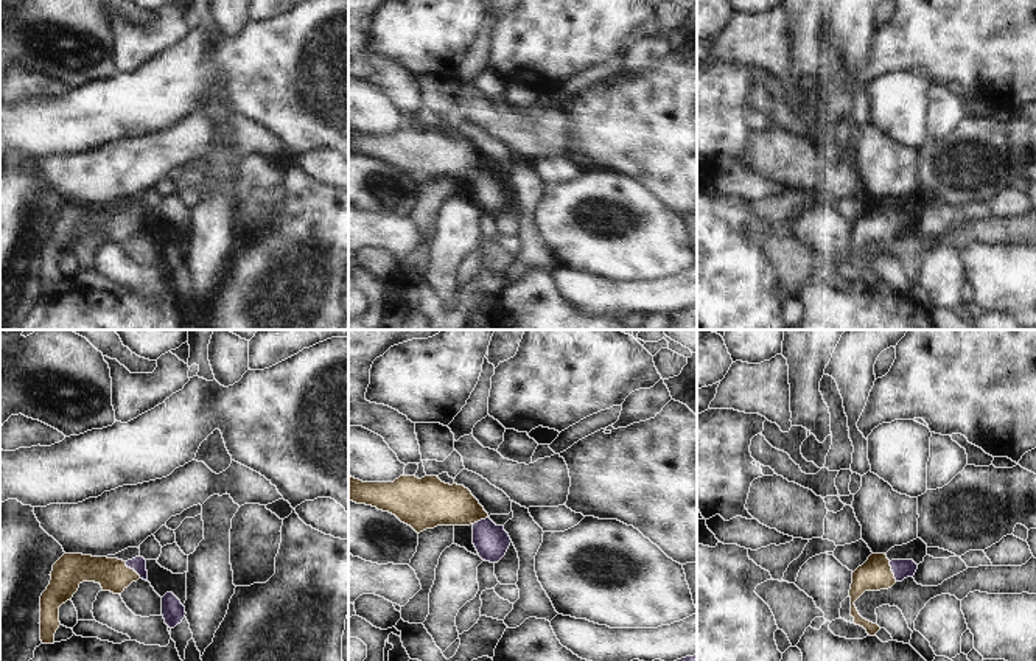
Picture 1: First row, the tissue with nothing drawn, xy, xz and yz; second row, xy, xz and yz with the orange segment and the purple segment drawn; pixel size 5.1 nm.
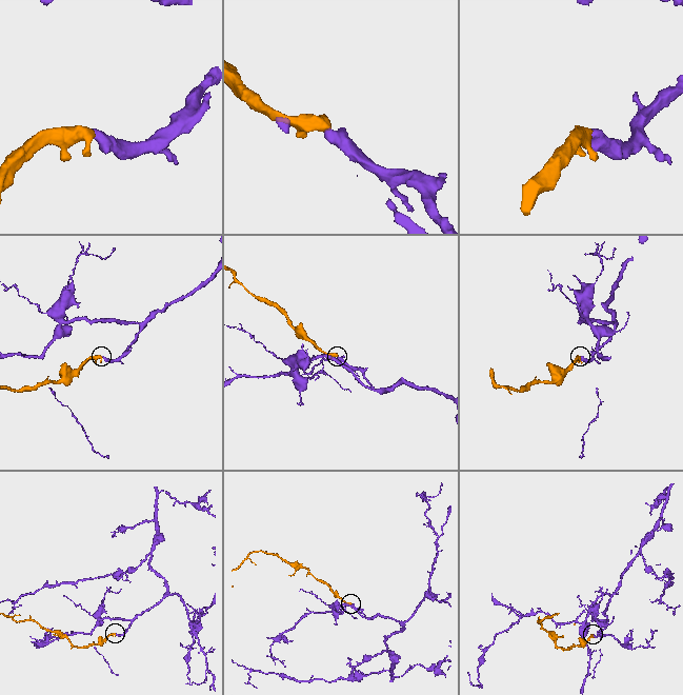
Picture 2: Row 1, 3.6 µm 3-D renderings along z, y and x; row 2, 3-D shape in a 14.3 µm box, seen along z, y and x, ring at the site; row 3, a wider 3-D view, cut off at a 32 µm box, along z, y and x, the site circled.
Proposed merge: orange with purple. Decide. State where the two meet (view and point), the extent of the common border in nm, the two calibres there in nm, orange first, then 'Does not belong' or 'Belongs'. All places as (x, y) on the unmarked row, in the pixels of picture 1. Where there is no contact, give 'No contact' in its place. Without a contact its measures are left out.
Touches orange at xy (132, 221). Shared border 120 nm. Thickness 170 nm (orange) against 80 nm. Belongs

